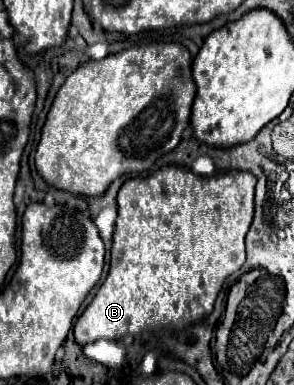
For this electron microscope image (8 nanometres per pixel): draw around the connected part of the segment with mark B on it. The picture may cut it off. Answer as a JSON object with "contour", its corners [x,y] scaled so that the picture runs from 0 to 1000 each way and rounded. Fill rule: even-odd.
{"contour":[[[568,429],[554,439],[541,439],[534,449],[507,455],[500,465],[439,465],[418,475],[418,486],[405,491],[398,506],[398,527],[405,527],[405,558],[398,558],[398,590],[384,605],[384,642],[378,642],[378,694],[371,694],[371,714],[357,725],[357,735],[337,745],[330,766],[316,771],[316,782],[303,787],[303,797],[276,813],[276,823],[262,829],[255,849],[248,849],[248,870],[255,870],[255,891],[262,896],[296,896],[337,881],[418,881],[425,870],[466,870],[486,855],[507,849],[575,849],[595,865],[622,860],[629,849],[656,844],[656,839],[684,839],[690,823],[704,823],[724,808],[724,787],[731,771],[745,761],[745,751],[759,745],[759,730],[820,699],[820,688],[833,683],[833,610],[847,600],[847,584],[861,574],[861,512],[867,512],[867,460],[840,444],[772,444],[772,449],[738,449],[724,460],[677,460],[663,449],[650,449],[650,439],[629,434],[602,434],[602,429]]]}

